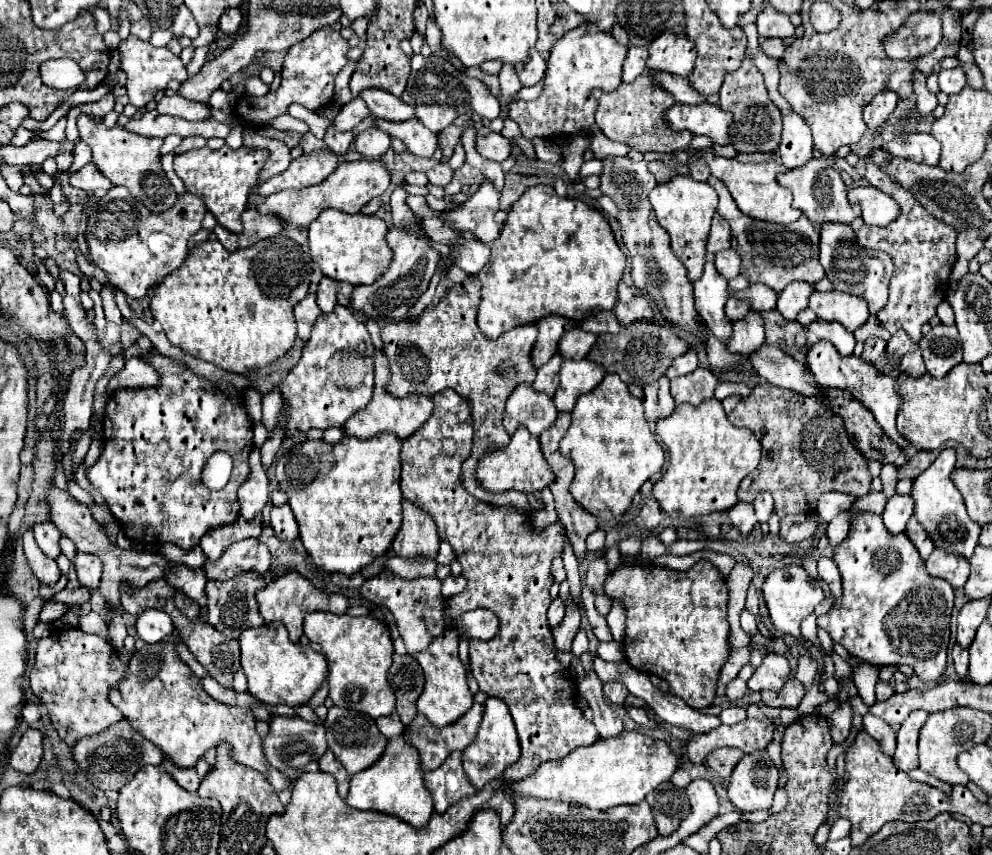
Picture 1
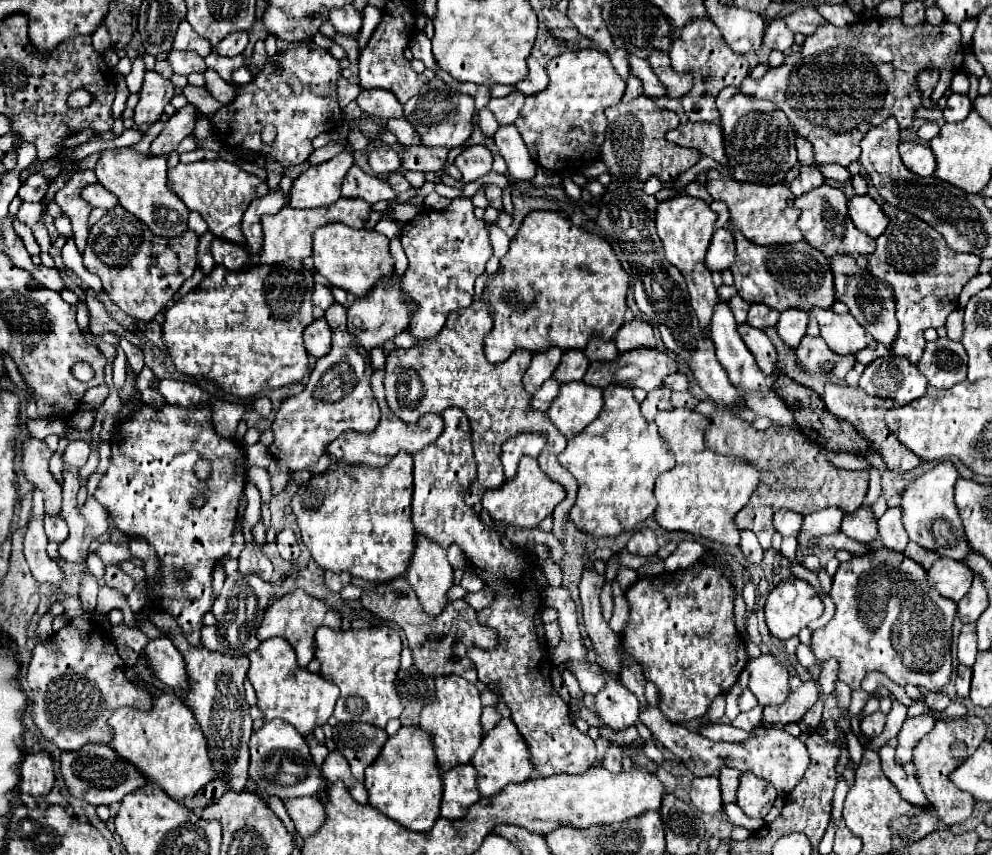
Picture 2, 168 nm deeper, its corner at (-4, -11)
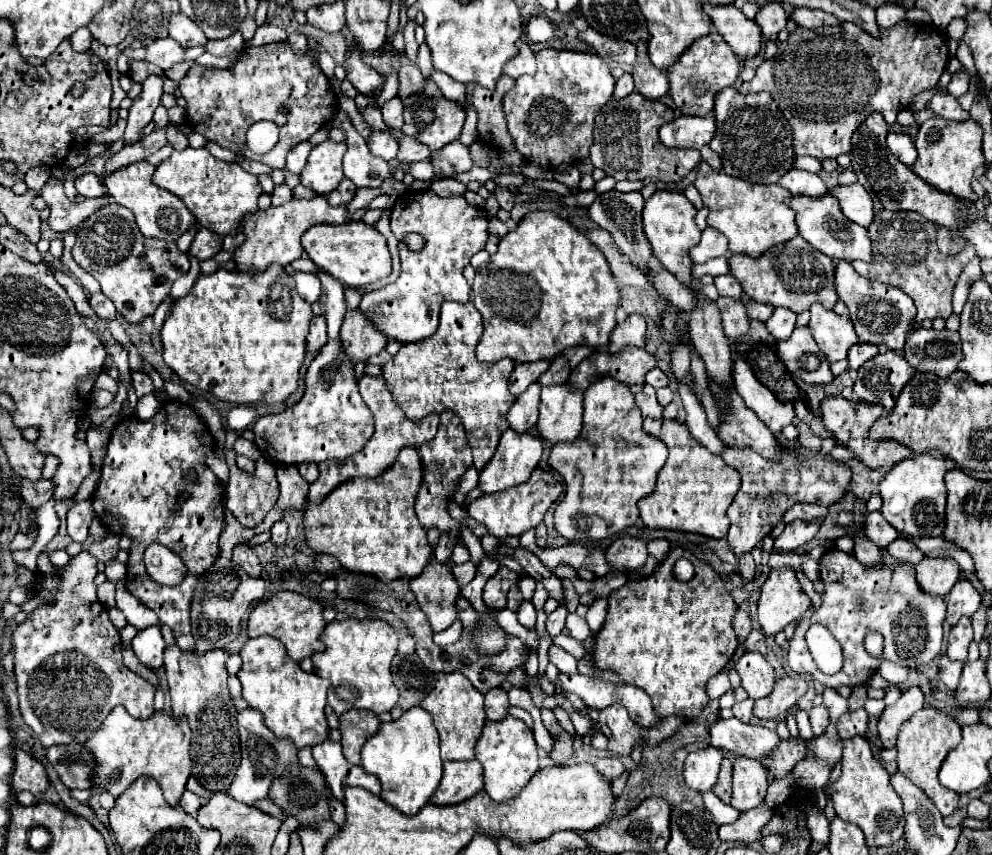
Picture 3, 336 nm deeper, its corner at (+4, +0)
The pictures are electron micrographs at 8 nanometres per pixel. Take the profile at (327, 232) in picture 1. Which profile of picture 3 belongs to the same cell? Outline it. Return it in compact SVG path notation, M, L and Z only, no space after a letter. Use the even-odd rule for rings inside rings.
M344 222L340 226L312 226L302 236L302 248L308 252L310 260L318 268L322 268L346 286L366 286L388 278L392 272L392 256L386 246L386 238L374 226L366 226L364 222Z

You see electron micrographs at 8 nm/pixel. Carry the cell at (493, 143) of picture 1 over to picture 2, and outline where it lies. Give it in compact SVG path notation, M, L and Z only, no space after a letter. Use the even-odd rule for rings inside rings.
M472 145L466 147L458 157L456 157L456 167L462 171L464 183L476 181L478 177L486 175L492 169L494 157L484 145Z

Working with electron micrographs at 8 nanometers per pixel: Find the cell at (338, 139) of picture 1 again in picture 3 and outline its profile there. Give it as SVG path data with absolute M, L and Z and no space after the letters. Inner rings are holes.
M342 180L340 182L340 186L336 188L336 190L332 190L326 198L328 198L328 202L332 204L332 206L342 206L342 204L348 204L352 198L354 198L354 194L356 194L356 186L350 182L350 180Z

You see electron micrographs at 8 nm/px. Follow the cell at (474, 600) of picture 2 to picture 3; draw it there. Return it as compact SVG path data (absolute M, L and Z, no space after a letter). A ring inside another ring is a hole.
M502 566L484 586L484 602L488 608L504 610L506 608L506 594L518 582L518 574L506 566Z

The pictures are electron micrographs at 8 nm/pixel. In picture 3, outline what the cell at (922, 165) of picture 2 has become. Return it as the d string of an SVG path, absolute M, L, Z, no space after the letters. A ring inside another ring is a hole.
M890 132L888 138L886 138L886 146L888 150L906 166L912 166L918 158L918 152L914 148L914 142L908 134L896 134L896 132Z

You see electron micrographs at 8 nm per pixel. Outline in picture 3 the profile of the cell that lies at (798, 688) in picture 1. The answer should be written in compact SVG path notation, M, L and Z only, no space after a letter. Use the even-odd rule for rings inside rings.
M784 676L774 682L774 690L756 700L754 704L754 716L760 720L772 720L778 718L780 714L788 712L808 690L808 684L804 678L798 676Z

